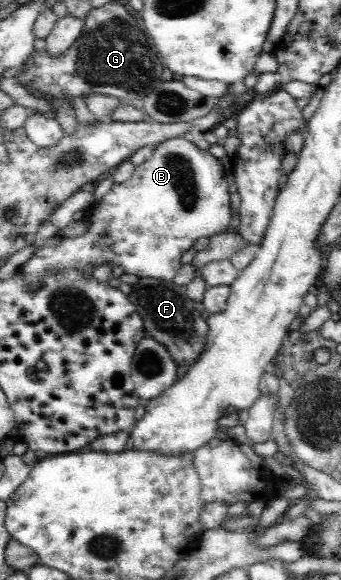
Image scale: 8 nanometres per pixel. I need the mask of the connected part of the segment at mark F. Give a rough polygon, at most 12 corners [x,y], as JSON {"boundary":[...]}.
{"boundary":[[140,278],[129,300],[175,365],[204,351],[208,322],[186,286]]}

